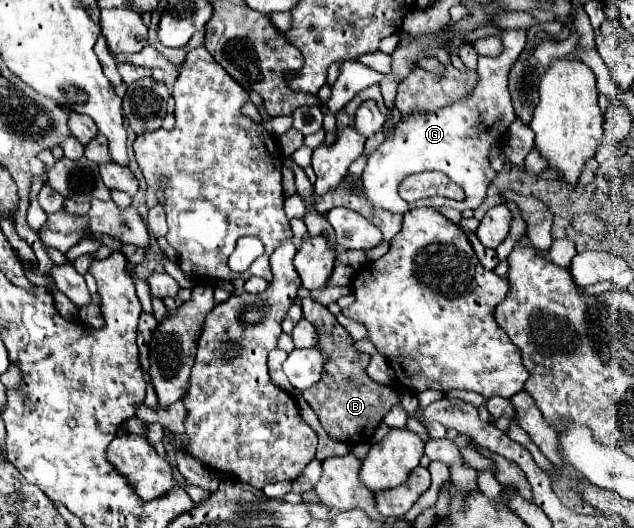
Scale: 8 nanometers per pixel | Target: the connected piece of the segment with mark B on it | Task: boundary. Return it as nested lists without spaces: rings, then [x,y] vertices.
[[[305,297],[303,317],[309,319],[319,329],[319,345],[329,357],[323,379],[317,385],[311,385],[309,389],[303,391],[305,401],[317,413],[329,437],[349,445],[355,445],[357,441],[367,443],[377,425],[381,423],[381,419],[387,415],[387,411],[395,403],[399,403],[399,391],[393,387],[379,385],[367,377],[365,369],[369,363],[369,353],[355,349],[355,341],[351,339],[351,335],[339,325],[335,315],[331,315],[325,305],[321,305],[311,297]]]

